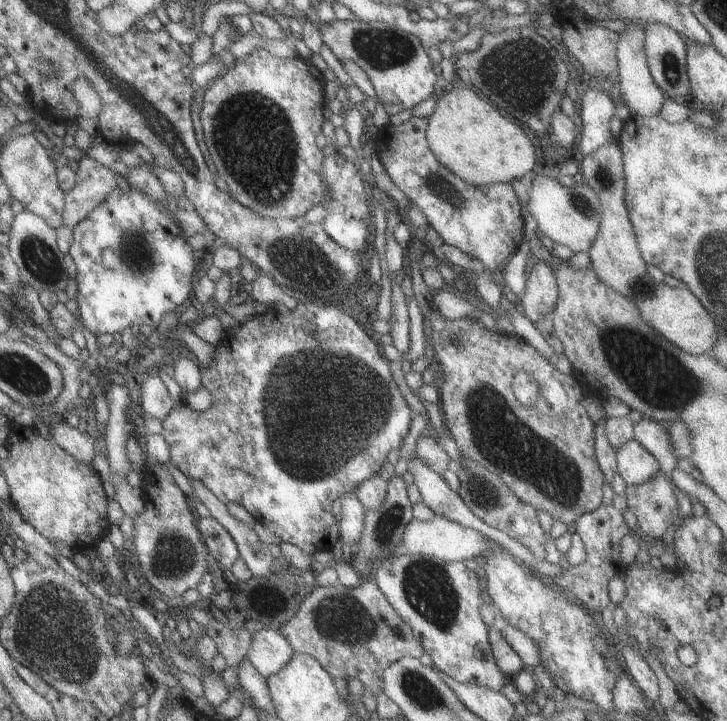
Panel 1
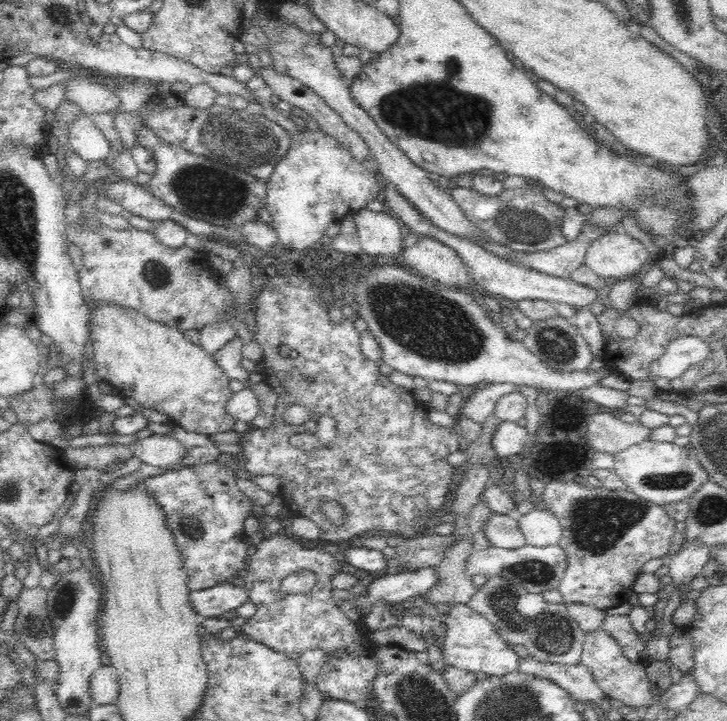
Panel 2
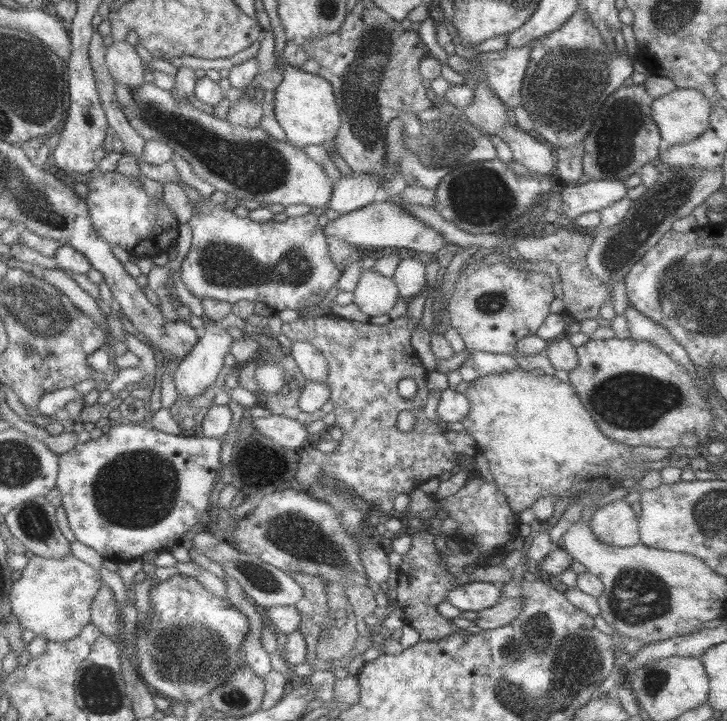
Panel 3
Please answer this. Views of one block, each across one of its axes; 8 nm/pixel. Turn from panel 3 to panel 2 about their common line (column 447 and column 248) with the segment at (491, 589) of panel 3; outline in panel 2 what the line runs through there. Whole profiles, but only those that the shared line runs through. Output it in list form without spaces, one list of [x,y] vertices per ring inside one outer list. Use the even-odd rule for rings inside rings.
[[[224,583],[202,592],[190,592],[190,603],[199,614],[199,619],[218,617],[229,610],[237,610],[250,602],[250,593],[245,588]]]

